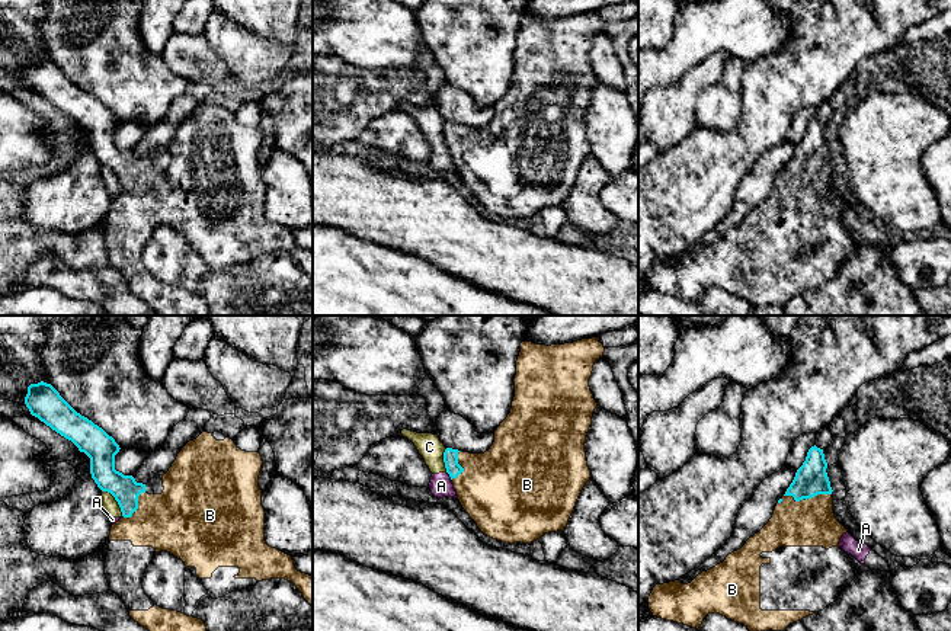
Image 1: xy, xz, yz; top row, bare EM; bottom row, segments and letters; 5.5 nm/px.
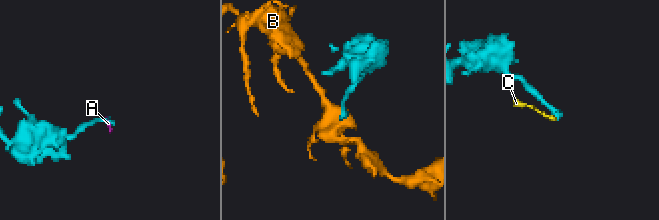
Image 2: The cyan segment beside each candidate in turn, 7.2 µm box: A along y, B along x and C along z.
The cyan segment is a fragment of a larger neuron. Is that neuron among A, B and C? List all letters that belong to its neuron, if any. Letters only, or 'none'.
B

